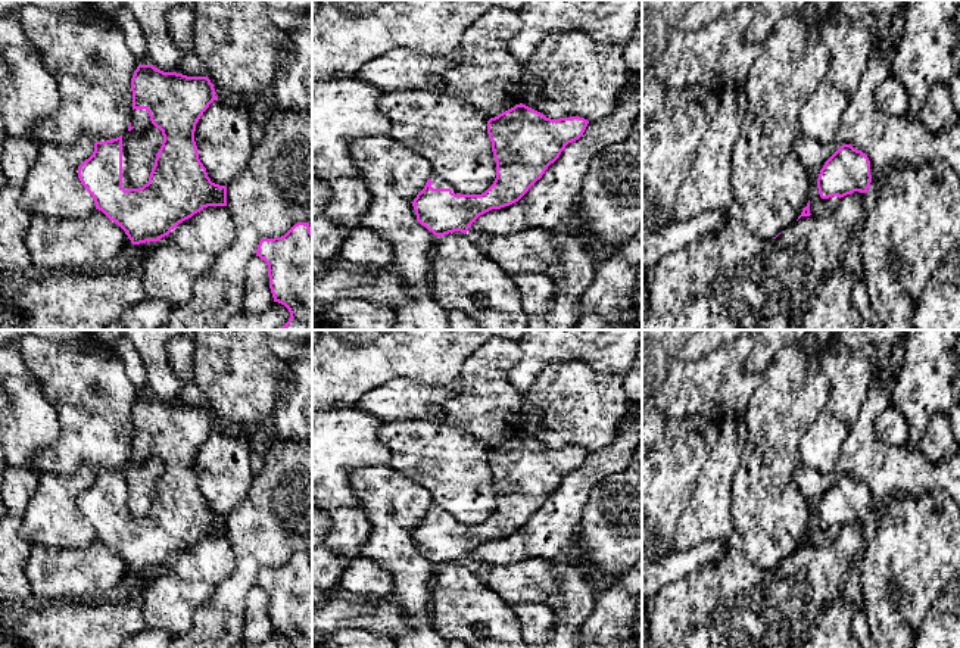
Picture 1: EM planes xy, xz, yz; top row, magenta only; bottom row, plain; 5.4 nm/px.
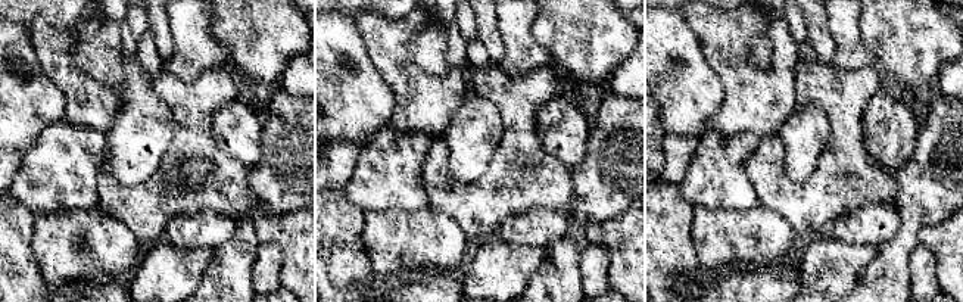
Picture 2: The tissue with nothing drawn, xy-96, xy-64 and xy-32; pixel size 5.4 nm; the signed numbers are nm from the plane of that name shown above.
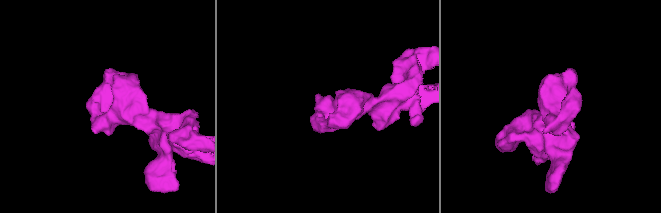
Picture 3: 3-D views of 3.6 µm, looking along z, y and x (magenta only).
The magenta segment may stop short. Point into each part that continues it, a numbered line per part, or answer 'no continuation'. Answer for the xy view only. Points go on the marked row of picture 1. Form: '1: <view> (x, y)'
1: xy (125, 183)

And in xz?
1: xz (436, 181)

